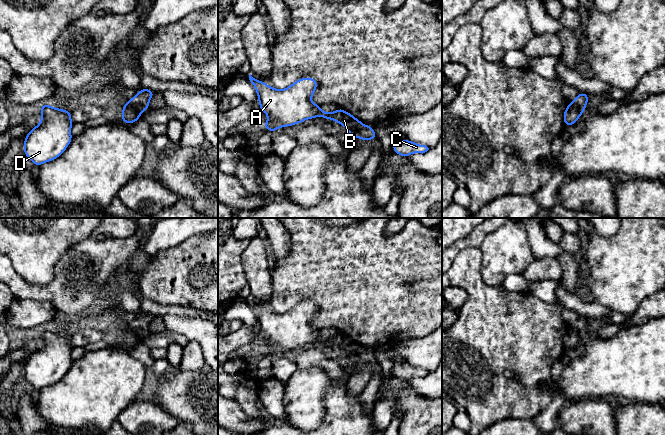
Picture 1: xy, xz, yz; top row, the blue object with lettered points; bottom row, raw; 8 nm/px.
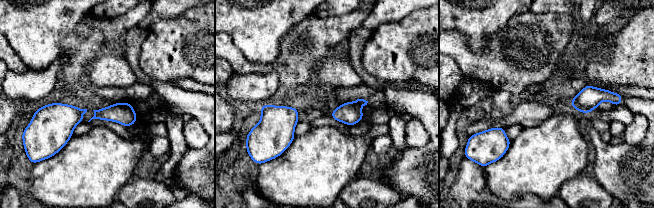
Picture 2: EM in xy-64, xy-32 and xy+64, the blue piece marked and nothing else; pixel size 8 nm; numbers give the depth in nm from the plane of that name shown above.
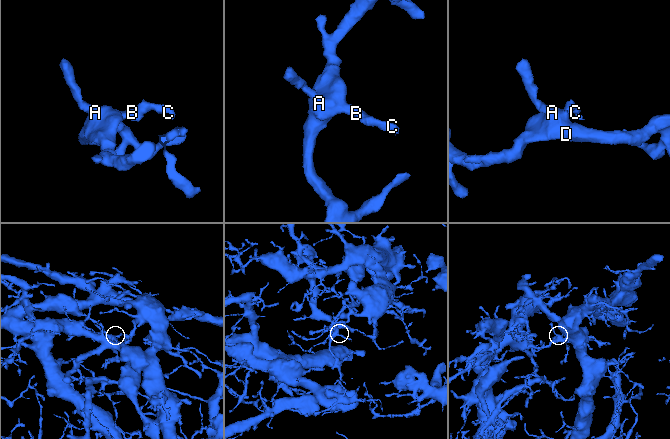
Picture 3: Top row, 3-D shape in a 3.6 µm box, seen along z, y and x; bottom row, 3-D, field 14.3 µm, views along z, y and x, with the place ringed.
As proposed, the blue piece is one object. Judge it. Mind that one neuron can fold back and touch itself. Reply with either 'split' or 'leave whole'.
split

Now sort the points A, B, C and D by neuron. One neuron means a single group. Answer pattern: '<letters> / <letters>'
A B D / C

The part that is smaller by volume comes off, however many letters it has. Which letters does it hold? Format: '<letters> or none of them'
C

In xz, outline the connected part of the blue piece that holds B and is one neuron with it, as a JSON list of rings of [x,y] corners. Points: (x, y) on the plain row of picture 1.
[[[251,298],[249,299],[249,304],[257,316],[257,321],[259,323],[258,331],[260,331],[268,340],[267,346],[262,350],[268,355],[275,357],[278,352],[297,349],[305,344],[313,343],[315,341],[338,346],[347,353],[350,360],[363,350],[363,347],[359,343],[342,332],[338,332],[334,336],[323,336],[321,329],[312,327],[311,322],[318,311],[318,306],[314,302],[300,302],[282,314],[269,311],[266,305],[259,305],[253,302]]]

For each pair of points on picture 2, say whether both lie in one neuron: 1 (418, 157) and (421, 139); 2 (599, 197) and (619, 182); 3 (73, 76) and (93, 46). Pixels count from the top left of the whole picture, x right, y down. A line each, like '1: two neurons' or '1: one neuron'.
1: two neurons
2: two neurons
3: one neuron

